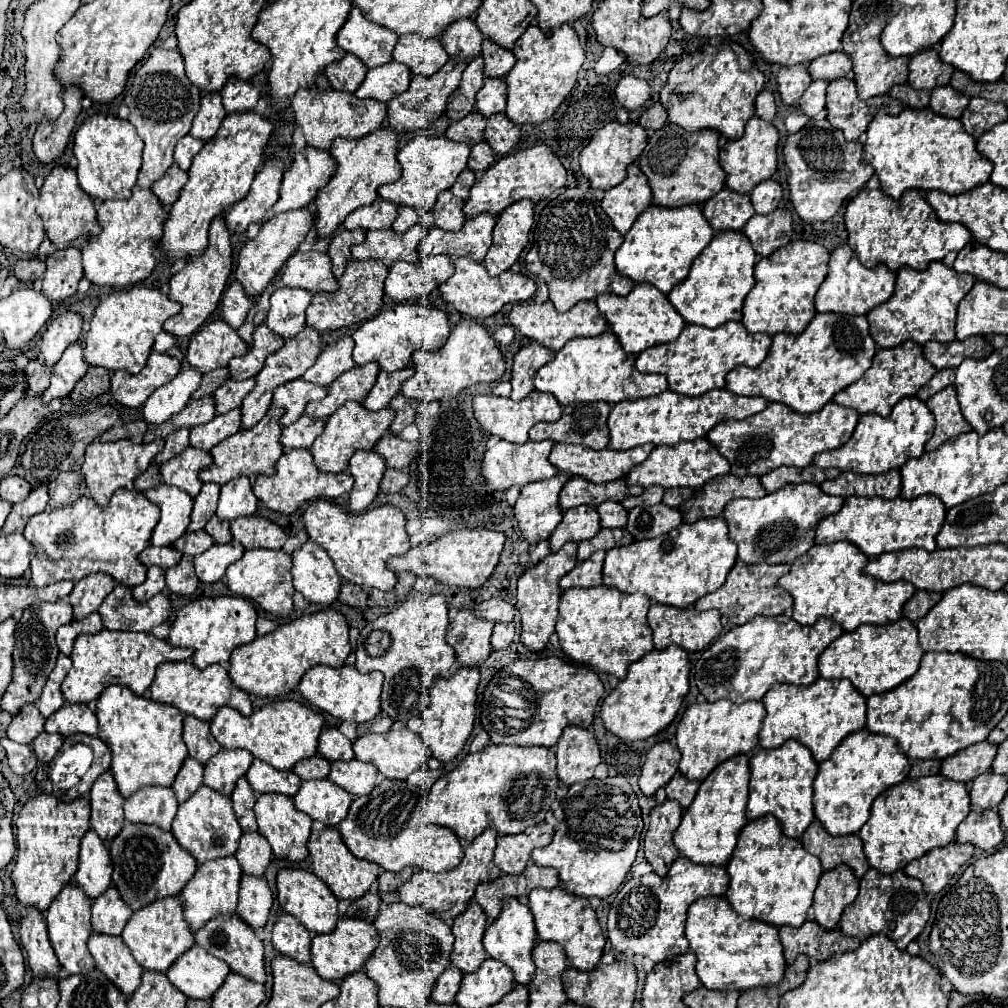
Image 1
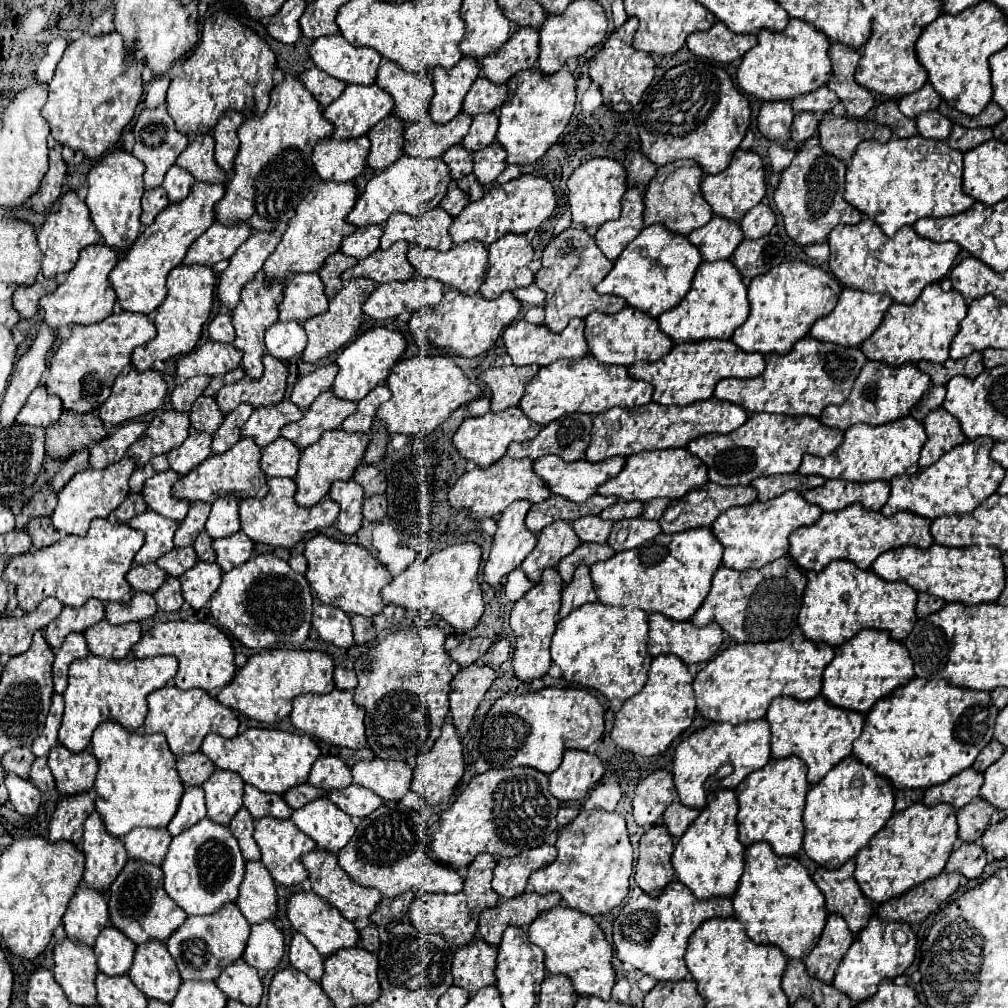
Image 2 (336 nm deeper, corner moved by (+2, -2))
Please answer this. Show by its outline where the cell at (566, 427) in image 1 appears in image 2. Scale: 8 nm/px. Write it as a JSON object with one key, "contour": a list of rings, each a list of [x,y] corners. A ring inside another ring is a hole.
{"contour":[[[564,416],[564,420],[554,420],[544,426],[534,440],[512,442],[508,446],[510,458],[530,458],[536,460],[546,454],[556,454],[566,462],[582,460],[588,448],[592,430],[592,416]]]}

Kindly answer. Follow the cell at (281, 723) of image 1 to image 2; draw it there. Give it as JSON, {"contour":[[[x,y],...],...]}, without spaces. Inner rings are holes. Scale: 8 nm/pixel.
{"contour":[[[248,728],[246,732],[234,736],[232,740],[208,734],[200,750],[216,764],[216,768],[236,772],[246,784],[252,784],[260,792],[272,794],[284,794],[290,788],[304,784],[312,764],[320,756],[320,748],[310,736],[270,728]]]}

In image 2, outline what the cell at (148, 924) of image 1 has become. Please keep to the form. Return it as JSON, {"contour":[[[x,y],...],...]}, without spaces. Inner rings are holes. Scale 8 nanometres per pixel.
{"contour":[[[152,940],[136,948],[134,964],[128,972],[134,986],[144,992],[146,998],[154,998],[170,1004],[182,984],[180,974],[176,972],[176,962],[168,956],[168,950],[162,942]]]}

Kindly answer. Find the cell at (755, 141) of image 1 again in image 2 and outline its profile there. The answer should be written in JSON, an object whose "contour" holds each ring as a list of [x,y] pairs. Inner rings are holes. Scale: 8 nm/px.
{"contour":[[[736,150],[730,166],[720,174],[708,174],[702,180],[702,196],[710,204],[712,212],[716,216],[728,218],[728,220],[742,220],[744,214],[760,204],[760,200],[766,194],[766,182],[764,182],[764,166],[758,154]]]}

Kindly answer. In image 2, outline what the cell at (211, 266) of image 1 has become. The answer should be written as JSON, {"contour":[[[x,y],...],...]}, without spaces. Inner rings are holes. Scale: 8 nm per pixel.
{"contour":[[[180,264],[168,274],[166,300],[158,306],[156,316],[154,316],[154,326],[156,326],[158,334],[156,334],[156,338],[152,342],[148,342],[144,346],[138,346],[132,352],[132,366],[138,372],[150,370],[154,360],[164,362],[164,360],[168,360],[172,356],[186,354],[196,346],[196,342],[198,342],[198,338],[202,334],[202,326],[210,318],[212,300],[214,300],[214,288],[216,288],[216,274],[214,274],[212,268]]]}

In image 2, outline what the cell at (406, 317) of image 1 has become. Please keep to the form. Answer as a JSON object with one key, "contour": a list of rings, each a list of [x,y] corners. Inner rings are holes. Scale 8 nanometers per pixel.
{"contour":[[[380,326],[364,332],[360,338],[350,342],[336,358],[338,374],[332,382],[332,392],[342,400],[352,400],[352,402],[362,400],[374,386],[378,386],[380,380],[386,380],[390,368],[398,362],[404,350],[406,350],[406,340],[398,330],[388,330]]]}

